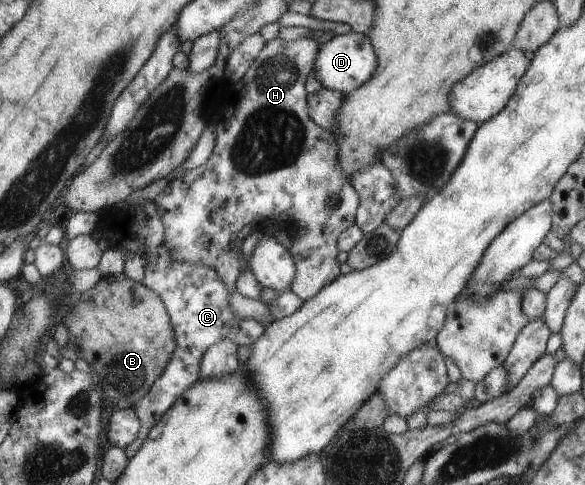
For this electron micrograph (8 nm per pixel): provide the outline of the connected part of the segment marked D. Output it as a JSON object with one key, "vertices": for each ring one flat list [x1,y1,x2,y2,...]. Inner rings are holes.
{"vertices":[[353,30,332,37,320,46,320,52,315,63,316,77,324,83,324,86,344,95,359,88,363,82,372,76,376,69,376,53,373,50,368,35]]}

